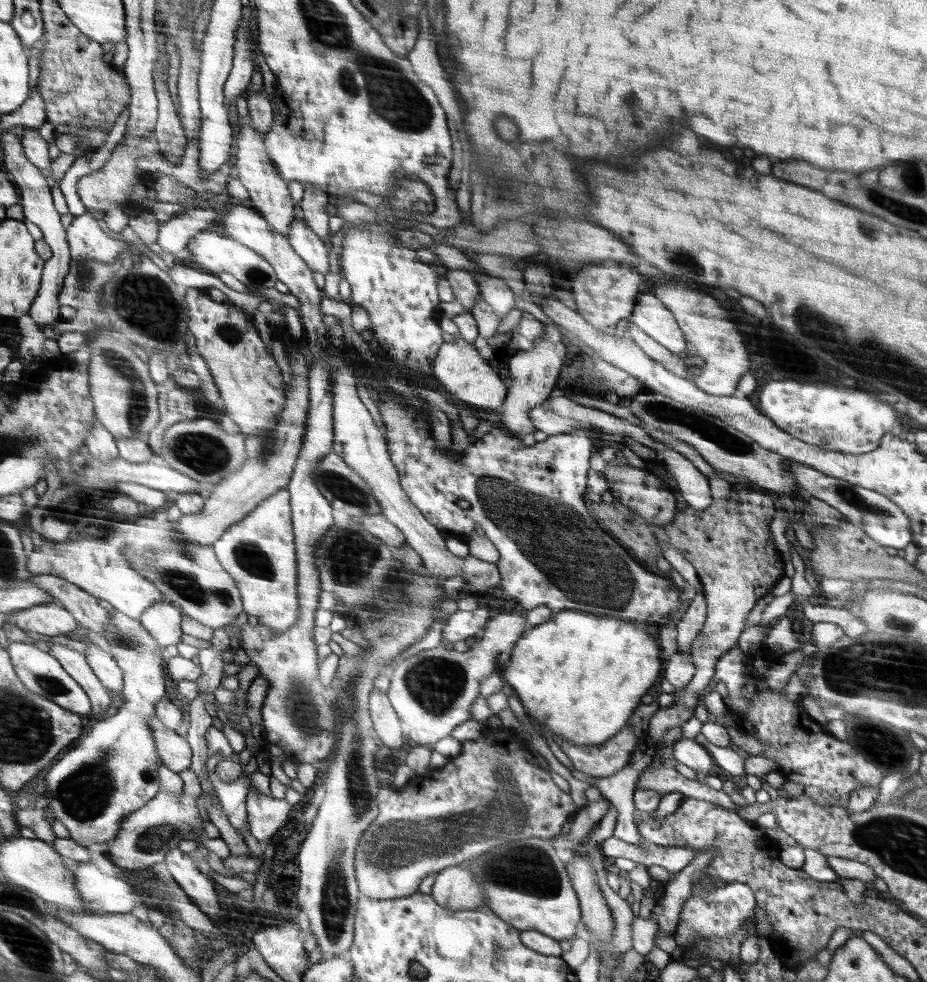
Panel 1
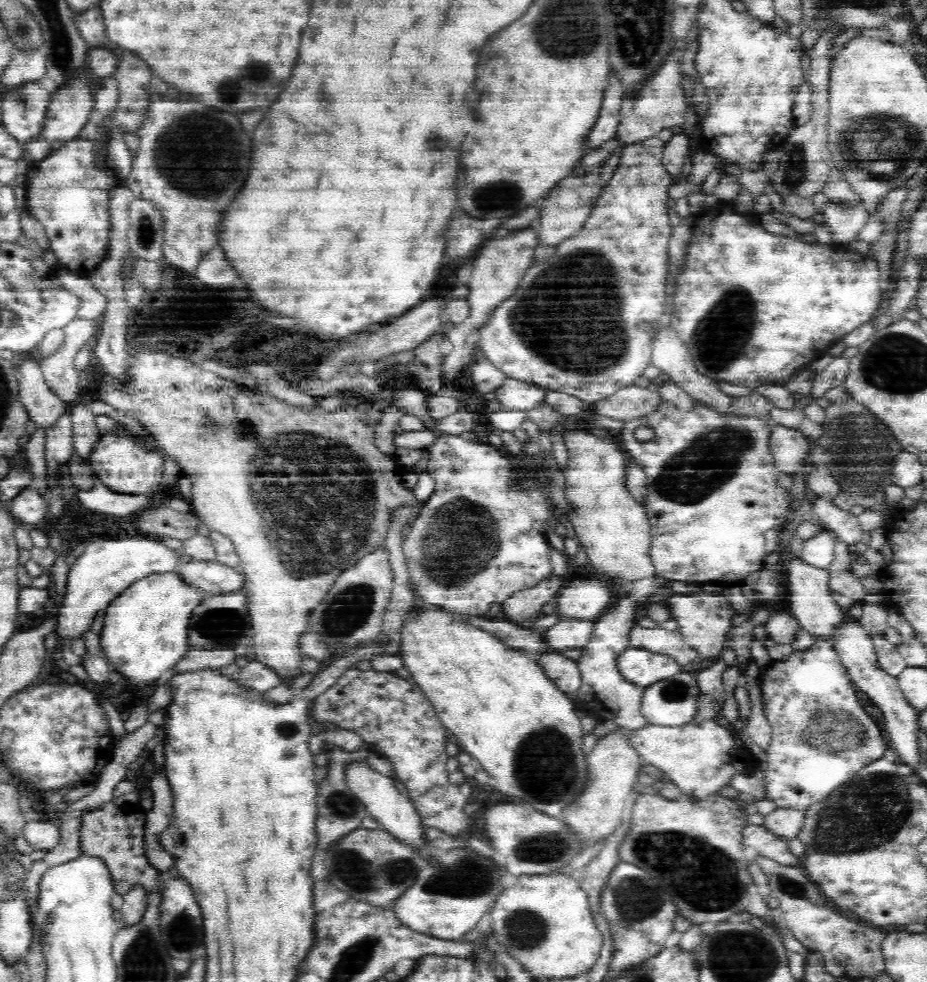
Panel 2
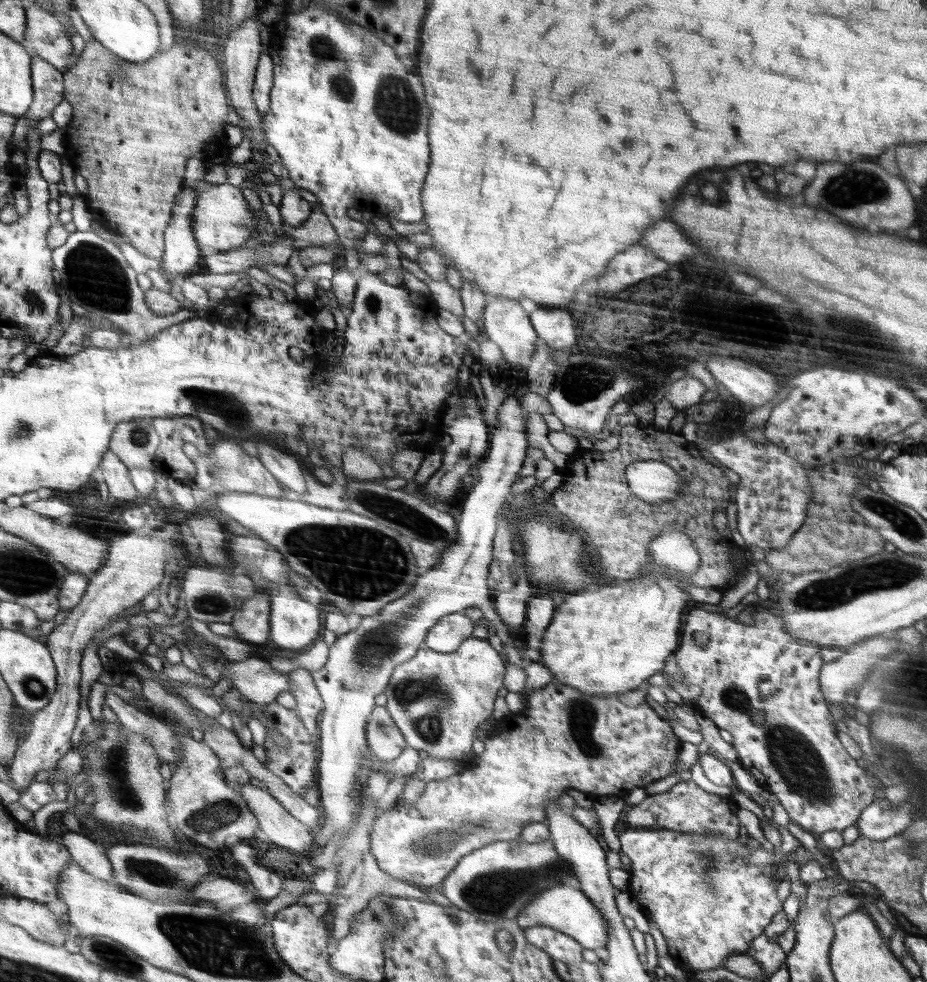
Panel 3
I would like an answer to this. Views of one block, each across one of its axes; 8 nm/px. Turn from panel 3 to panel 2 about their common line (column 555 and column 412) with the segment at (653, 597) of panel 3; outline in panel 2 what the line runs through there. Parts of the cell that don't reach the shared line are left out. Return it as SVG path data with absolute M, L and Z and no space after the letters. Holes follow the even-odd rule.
M427 605L420 608L420 610L416 608L416 610L412 609L409 612L408 618L404 620L399 631L400 651L398 654L402 659L403 666L410 672L411 680L423 690L426 698L432 703L442 726L452 735L460 749L468 752L473 758L477 758L482 764L483 770L491 776L494 788L498 788L504 794L518 796L522 800L526 800L524 804L532 809L549 814L552 817L558 817L562 810L575 804L575 800L580 794L583 794L588 782L587 756L582 751L582 736L585 736L585 733L582 732L580 720L576 716L575 703L568 698L567 693L556 686L551 678L548 678L543 667L537 661L528 658L523 650L515 648L506 650L506 645L495 634L476 628L476 626L468 624L468 622L464 622L464 620L452 616L452 614L446 614L442 610L438 606Z

